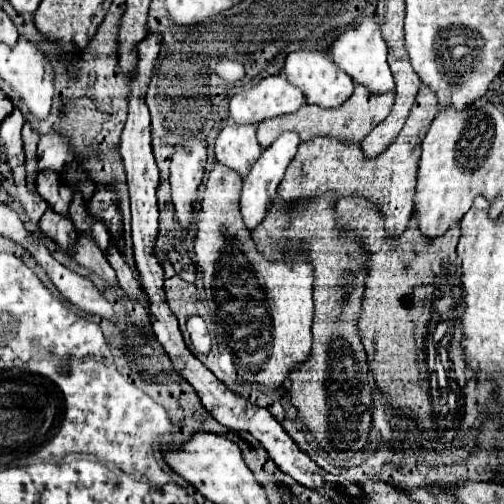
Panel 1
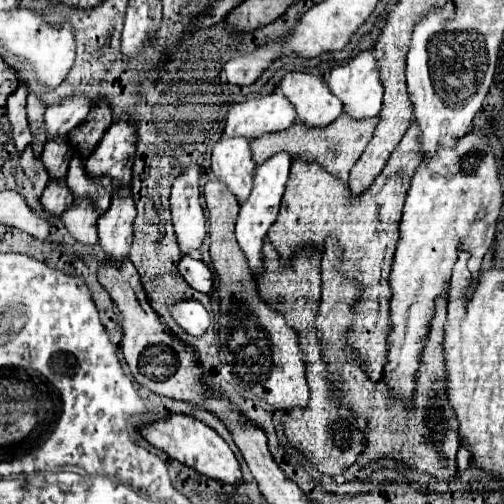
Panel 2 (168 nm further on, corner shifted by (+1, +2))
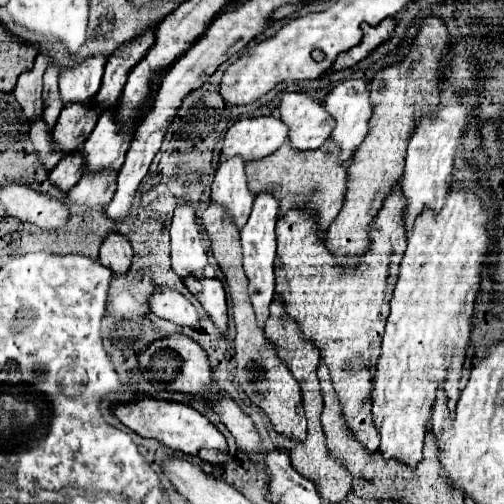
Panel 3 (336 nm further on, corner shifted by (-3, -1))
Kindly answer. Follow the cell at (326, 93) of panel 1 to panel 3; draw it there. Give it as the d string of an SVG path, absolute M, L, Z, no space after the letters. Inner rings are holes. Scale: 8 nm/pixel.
M302 92L284 94L278 118L288 126L288 142L298 152L320 148L328 140L330 128L334 128L326 108Z

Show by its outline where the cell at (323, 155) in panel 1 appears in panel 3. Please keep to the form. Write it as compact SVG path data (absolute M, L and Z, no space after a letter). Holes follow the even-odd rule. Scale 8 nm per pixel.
M400 186L384 200L384 206L374 218L370 228L370 252L368 256L360 258L362 264L354 268L336 266L334 256L330 256L326 244L318 240L318 232L314 232L314 220L310 216L302 216L302 212L288 212L276 224L276 258L274 258L274 274L276 274L276 294L286 306L286 312L292 320L298 322L302 330L302 338L312 342L320 350L320 358L326 362L330 370L330 378L340 400L340 412L346 420L348 430L354 434L358 442L364 444L368 454L374 454L378 448L378 432L374 432L374 420L370 418L370 388L380 356L380 344L384 334L384 324L390 314L390 298L398 280L398 266L402 262L402 254L406 250L406 236L404 236L404 222L402 210L406 200L402 196Z

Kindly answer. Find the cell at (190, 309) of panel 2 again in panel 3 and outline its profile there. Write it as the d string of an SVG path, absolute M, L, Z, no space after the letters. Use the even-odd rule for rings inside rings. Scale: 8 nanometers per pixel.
M158 288L148 298L148 304L150 304L150 310L156 316L170 320L174 324L180 324L180 326L196 326L198 320L200 320L198 312L190 304L190 300L176 290Z

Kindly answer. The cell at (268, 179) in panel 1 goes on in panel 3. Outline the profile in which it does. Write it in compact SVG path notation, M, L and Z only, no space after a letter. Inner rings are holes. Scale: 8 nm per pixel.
M258 194L254 200L252 214L246 222L246 226L240 230L240 242L242 242L242 254L244 254L244 272L248 278L248 292L252 298L252 306L256 312L258 326L264 328L268 318L268 306L274 300L274 256L276 256L276 214L278 214L278 200L274 200L272 194Z

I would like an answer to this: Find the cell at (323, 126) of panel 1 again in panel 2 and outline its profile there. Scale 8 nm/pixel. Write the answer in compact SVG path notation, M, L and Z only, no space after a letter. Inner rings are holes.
M342 113L334 123L326 125L326 127L316 127L316 129L306 127L302 121L294 121L284 131L264 133L264 135L252 139L250 149L252 149L256 165L260 165L262 161L266 161L268 157L272 157L278 151L290 151L292 157L298 155L298 157L306 157L310 161L318 161L320 165L324 165L324 169L338 175L342 181L348 181L348 171L352 169L352 165L358 161L358 157L366 149L376 125L378 125L378 117L354 119L348 113Z

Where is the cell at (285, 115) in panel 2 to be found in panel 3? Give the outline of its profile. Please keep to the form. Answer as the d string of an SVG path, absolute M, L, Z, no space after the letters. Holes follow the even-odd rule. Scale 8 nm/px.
M274 116L246 118L234 122L224 138L222 154L226 158L240 156L244 162L260 160L274 154L286 142L286 124Z

